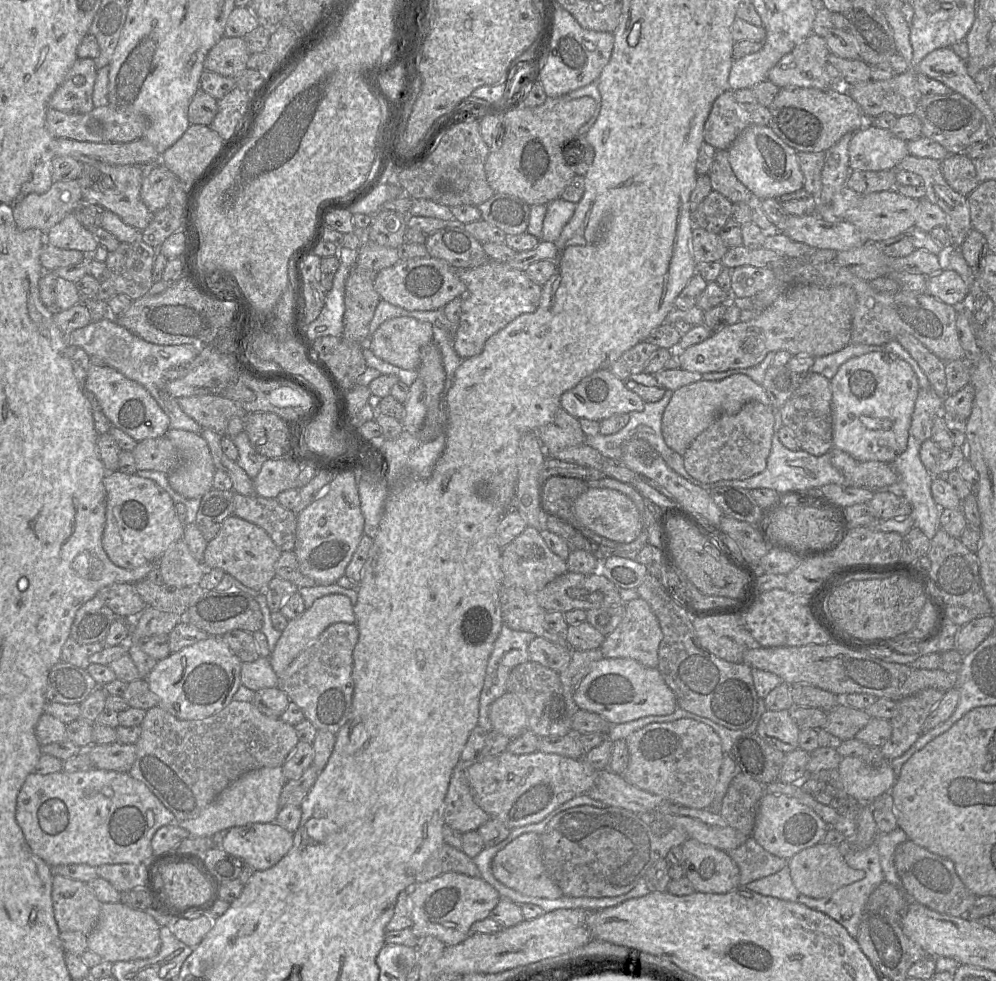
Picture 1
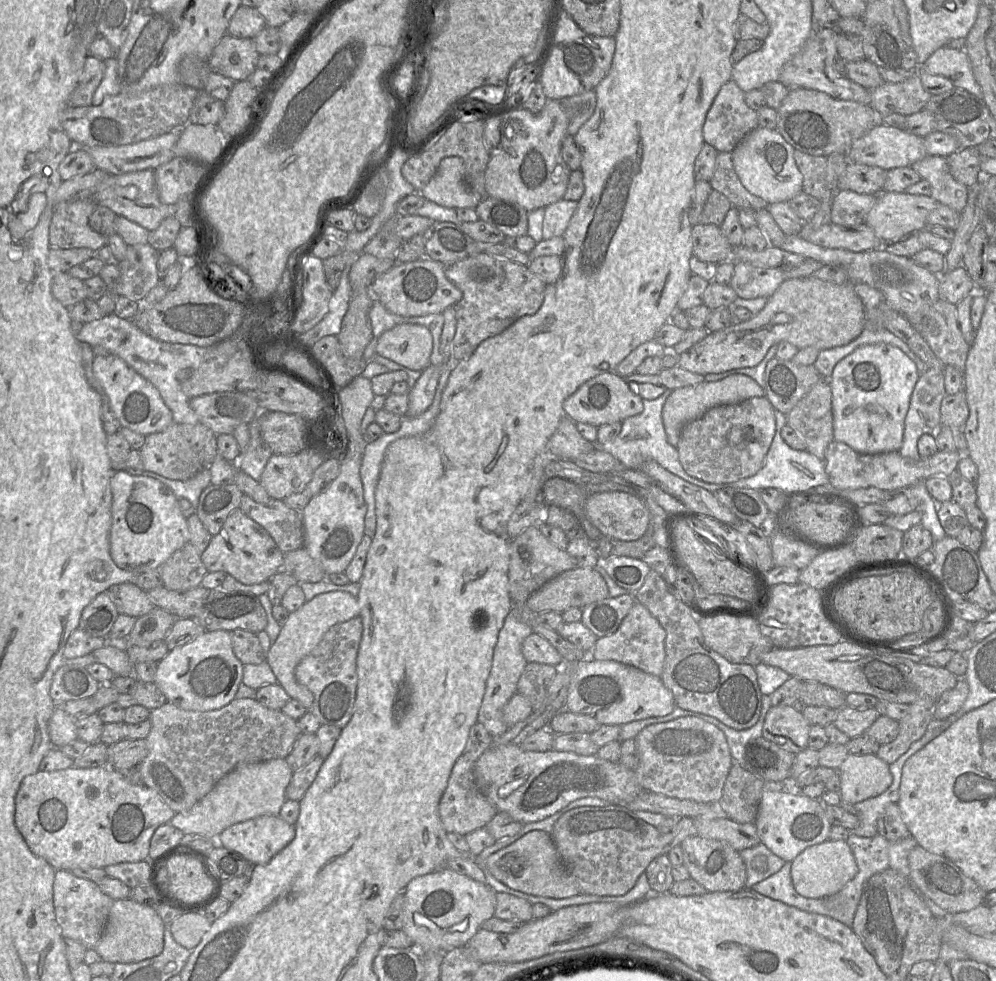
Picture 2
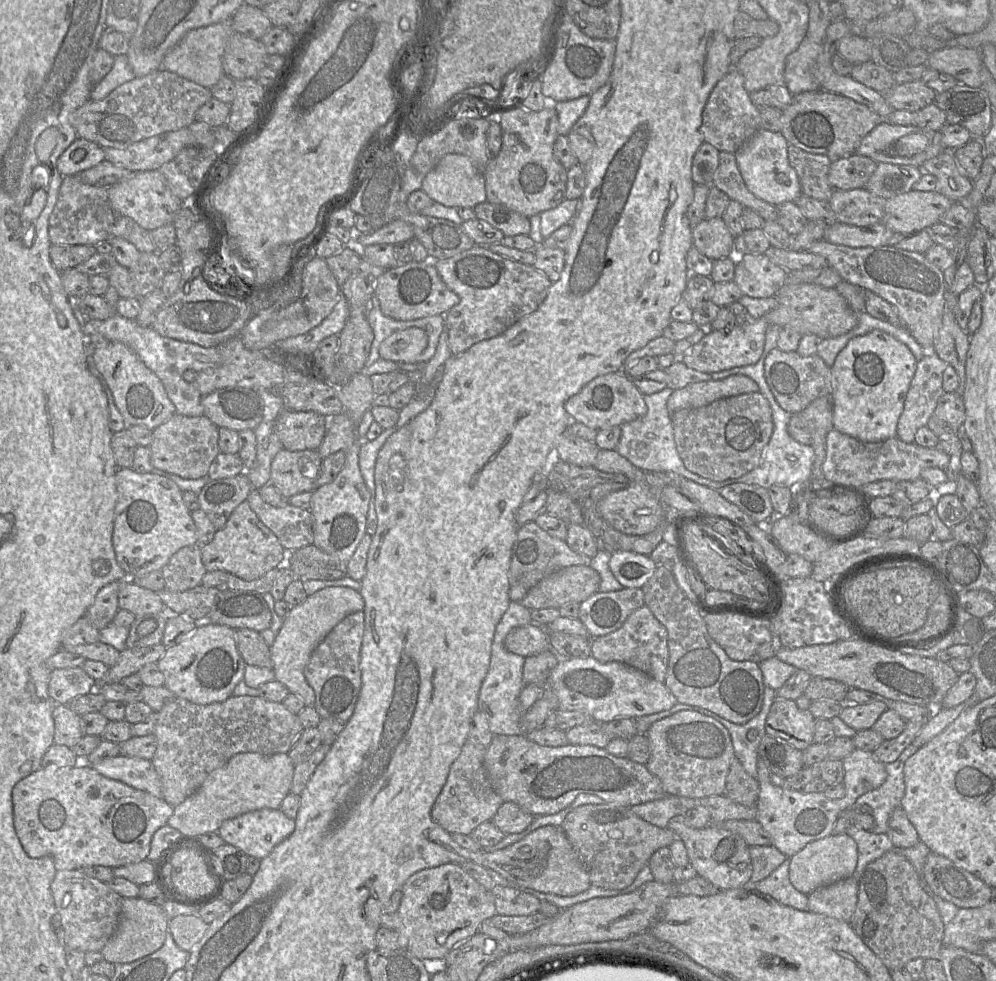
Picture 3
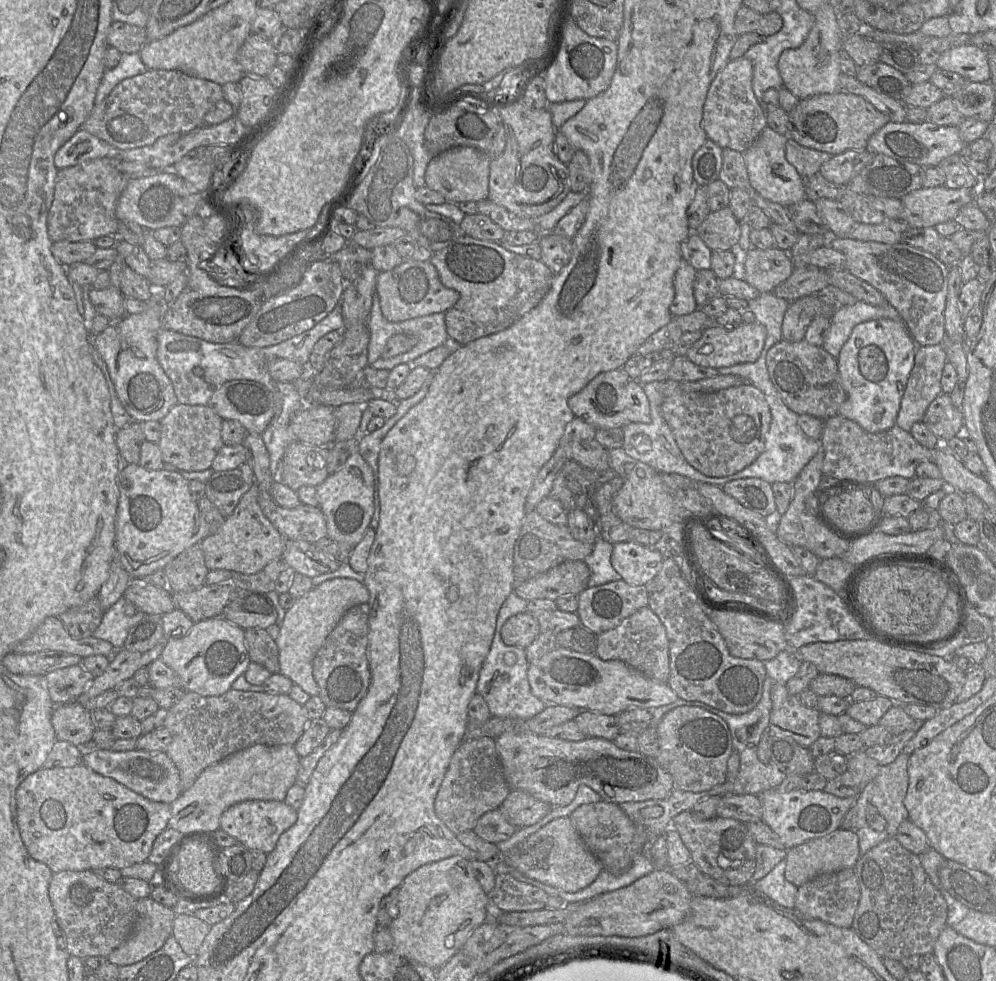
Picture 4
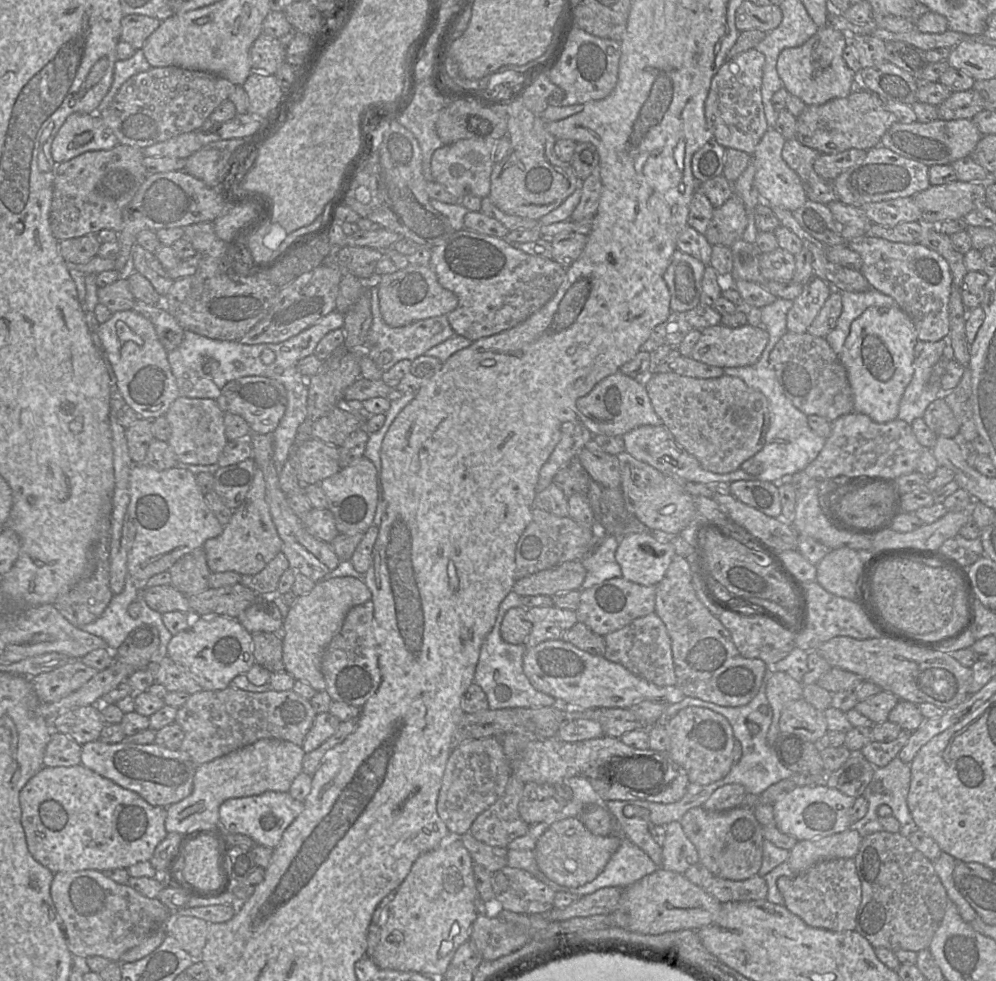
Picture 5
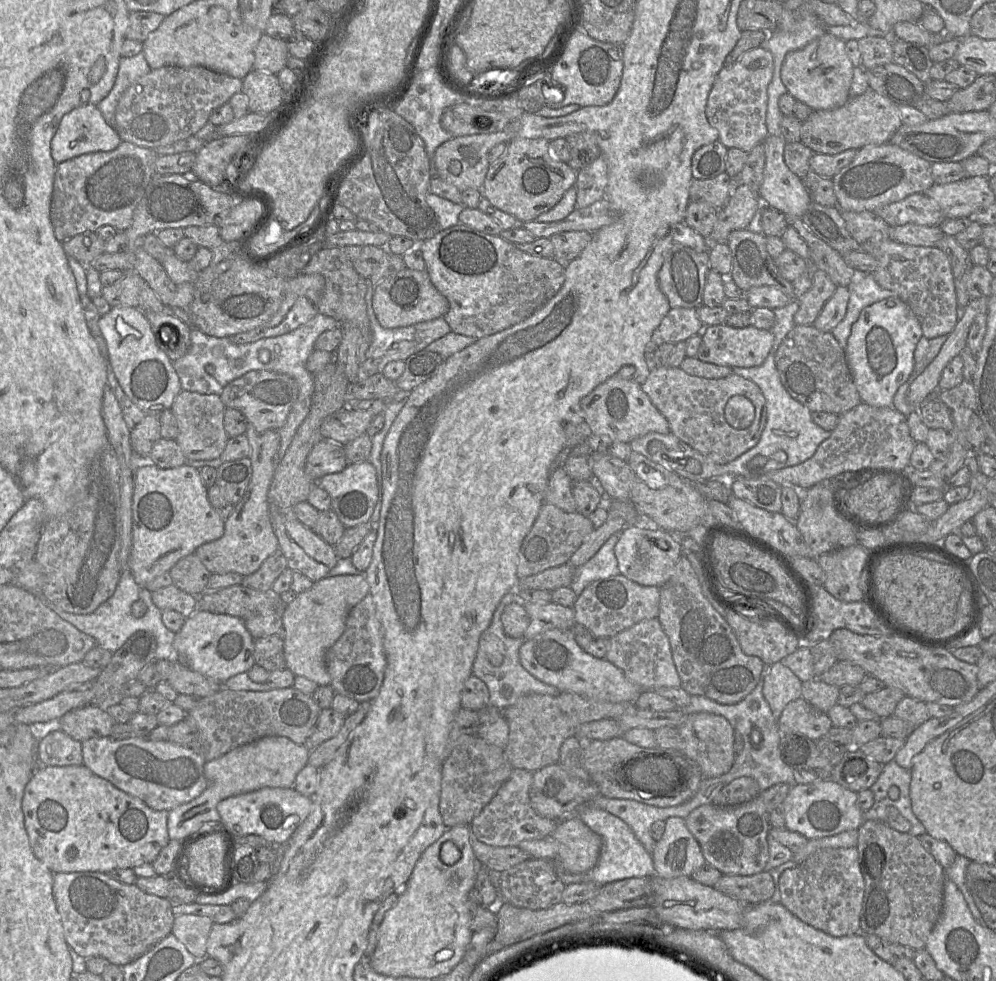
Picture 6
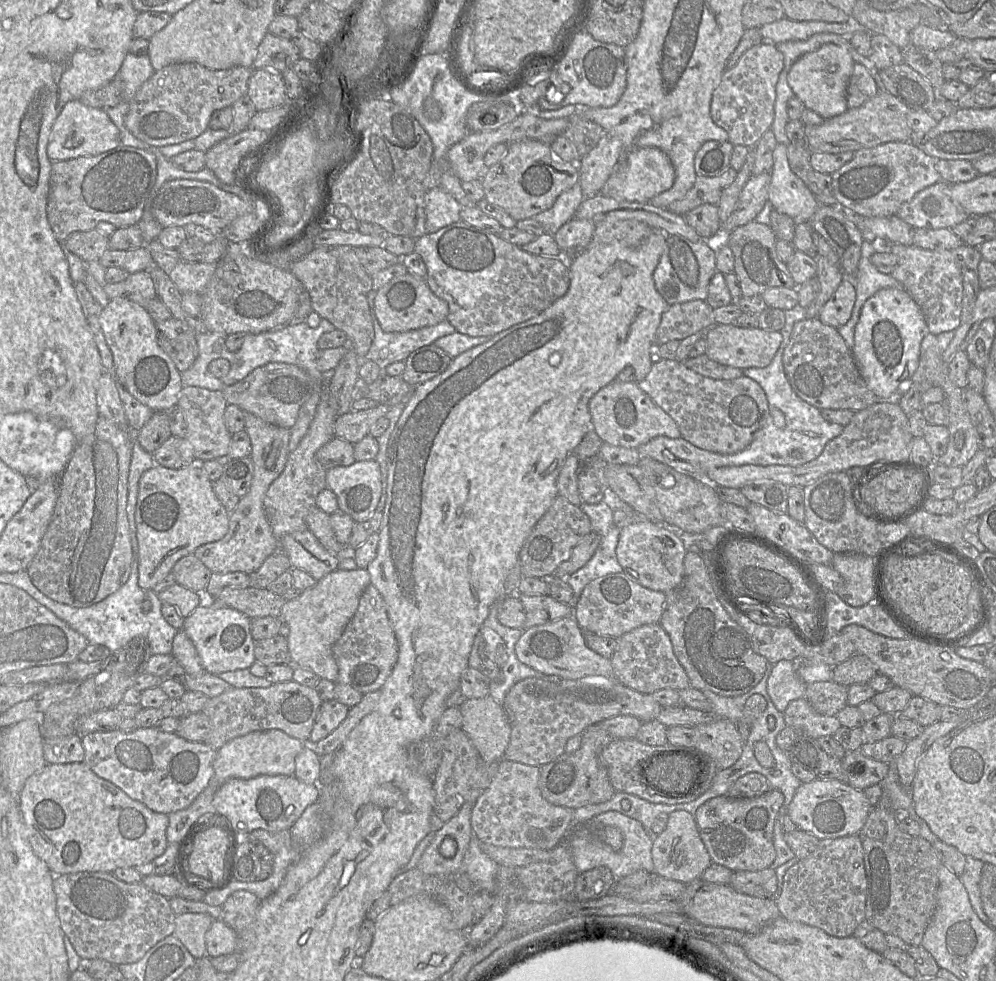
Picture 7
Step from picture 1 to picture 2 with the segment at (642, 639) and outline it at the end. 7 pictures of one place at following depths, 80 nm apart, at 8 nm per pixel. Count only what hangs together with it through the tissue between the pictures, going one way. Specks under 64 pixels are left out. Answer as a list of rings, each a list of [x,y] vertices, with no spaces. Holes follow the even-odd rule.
[[[636,601],[618,629],[609,636],[598,638],[588,656],[594,660],[614,660],[661,676],[665,661],[665,638],[666,631],[659,621],[643,604]]]

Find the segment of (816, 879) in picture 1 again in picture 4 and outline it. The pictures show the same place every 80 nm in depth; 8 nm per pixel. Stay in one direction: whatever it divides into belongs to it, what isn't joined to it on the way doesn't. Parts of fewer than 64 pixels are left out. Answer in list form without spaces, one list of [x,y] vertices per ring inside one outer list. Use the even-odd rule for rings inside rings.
[[[851,830],[836,831],[787,849],[785,878],[800,887],[818,875],[854,868],[859,859],[859,839]]]

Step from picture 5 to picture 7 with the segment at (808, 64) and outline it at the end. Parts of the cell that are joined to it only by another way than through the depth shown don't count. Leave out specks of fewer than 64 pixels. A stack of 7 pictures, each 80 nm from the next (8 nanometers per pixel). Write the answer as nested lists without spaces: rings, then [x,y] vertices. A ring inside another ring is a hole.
[[[827,43],[801,56],[791,67],[787,81],[794,95],[824,119],[843,114],[848,109],[847,89],[853,73],[854,60],[848,49]]]

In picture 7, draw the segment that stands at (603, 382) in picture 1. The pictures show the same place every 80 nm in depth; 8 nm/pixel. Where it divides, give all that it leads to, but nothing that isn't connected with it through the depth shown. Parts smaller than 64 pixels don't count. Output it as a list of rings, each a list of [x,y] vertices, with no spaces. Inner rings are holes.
[[[615,380],[601,388],[589,401],[593,429],[604,442],[626,448],[638,448],[657,436],[680,438],[676,421],[657,405],[636,381]]]

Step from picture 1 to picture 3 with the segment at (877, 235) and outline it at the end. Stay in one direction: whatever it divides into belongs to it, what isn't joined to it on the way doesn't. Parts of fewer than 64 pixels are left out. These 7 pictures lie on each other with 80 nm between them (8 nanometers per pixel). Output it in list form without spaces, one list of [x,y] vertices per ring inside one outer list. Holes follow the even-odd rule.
[[[910,190],[886,200],[882,223],[896,235],[929,229],[954,203],[935,190]]]

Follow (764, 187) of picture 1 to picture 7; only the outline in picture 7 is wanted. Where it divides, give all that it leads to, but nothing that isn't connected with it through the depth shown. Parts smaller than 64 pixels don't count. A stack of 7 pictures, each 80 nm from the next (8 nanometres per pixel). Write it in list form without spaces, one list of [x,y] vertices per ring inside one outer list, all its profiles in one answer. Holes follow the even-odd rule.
[[[778,143],[774,149],[768,201],[774,210],[791,217],[795,223],[807,223],[820,204],[805,183],[791,170],[787,148],[788,146]]]

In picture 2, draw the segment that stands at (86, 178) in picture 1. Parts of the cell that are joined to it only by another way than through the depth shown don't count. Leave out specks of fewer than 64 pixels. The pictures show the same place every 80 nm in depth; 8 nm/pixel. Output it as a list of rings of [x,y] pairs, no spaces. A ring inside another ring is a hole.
[[[141,170],[118,175],[109,174],[97,186],[91,198],[148,231],[156,229],[164,219],[174,216],[175,212],[175,204],[163,204],[160,201],[154,170]]]

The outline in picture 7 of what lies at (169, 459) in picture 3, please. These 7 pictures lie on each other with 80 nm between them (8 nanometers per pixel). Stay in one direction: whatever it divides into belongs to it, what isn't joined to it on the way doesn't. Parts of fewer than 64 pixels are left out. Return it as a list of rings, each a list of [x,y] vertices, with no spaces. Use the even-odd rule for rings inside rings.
[[[184,386],[177,406],[181,409],[187,423],[185,439],[192,445],[197,461],[227,458],[232,434],[227,430],[224,413],[228,403],[223,391]]]

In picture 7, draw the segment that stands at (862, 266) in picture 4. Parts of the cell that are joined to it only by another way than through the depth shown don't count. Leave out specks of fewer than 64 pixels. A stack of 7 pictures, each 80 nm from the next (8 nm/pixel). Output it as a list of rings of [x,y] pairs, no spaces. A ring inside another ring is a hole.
[[[899,244],[885,245],[893,253],[898,263],[890,274],[901,283],[921,310],[929,333],[938,335],[954,331],[961,324],[963,277],[959,265],[950,250],[926,250],[916,246]]]

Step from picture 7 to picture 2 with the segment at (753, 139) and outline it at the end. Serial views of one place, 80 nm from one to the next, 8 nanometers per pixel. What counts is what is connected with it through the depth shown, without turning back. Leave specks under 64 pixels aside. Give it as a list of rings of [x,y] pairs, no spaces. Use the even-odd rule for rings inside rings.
[[[730,80],[720,88],[707,112],[703,125],[704,142],[718,152],[731,153],[757,127],[757,111],[747,106],[744,92]]]

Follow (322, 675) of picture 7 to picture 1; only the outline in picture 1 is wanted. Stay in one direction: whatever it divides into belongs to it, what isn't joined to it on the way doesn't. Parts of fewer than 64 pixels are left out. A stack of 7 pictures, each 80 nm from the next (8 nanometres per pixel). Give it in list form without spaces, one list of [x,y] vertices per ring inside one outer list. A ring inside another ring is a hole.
[[[329,594],[316,599],[310,608],[300,616],[289,620],[283,630],[275,649],[271,652],[269,660],[277,676],[284,673],[290,663],[312,642],[314,642],[328,626],[334,623],[355,623],[354,606],[348,596],[343,594]]]

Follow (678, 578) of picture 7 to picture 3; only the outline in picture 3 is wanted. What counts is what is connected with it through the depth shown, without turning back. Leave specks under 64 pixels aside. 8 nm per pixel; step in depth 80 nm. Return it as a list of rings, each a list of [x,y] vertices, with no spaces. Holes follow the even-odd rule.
[[[616,551],[612,553],[609,567],[623,587],[641,588],[652,577],[657,565],[647,555]]]

